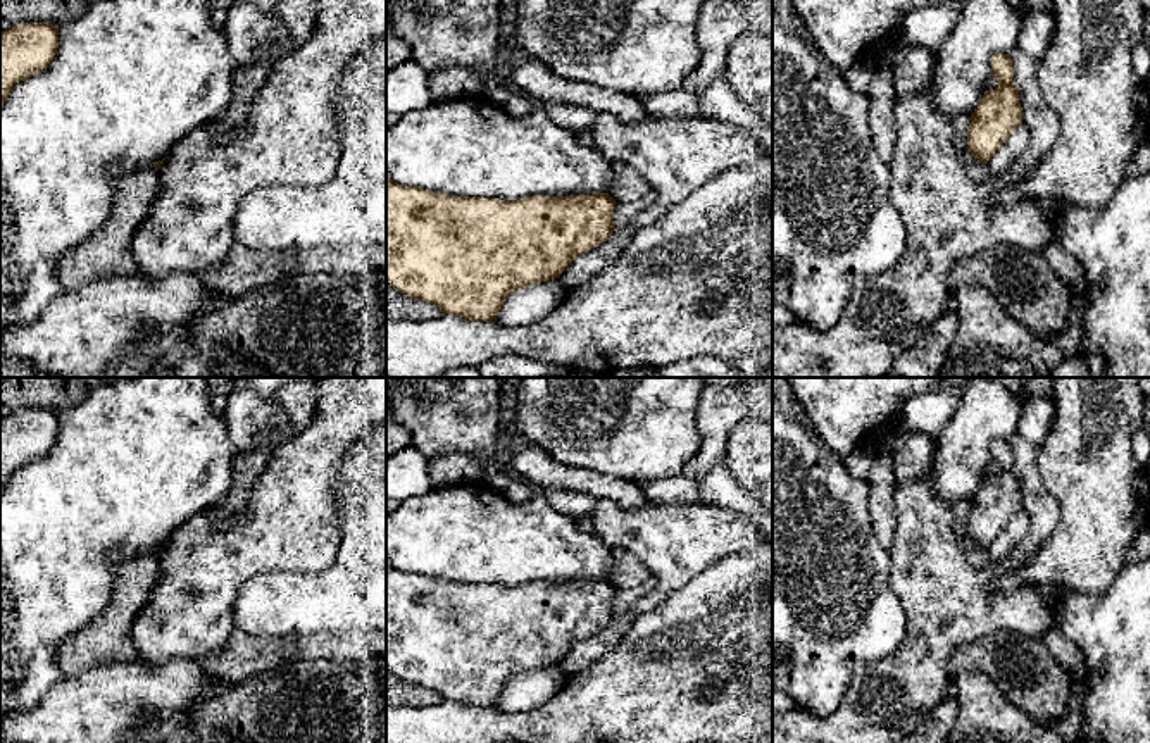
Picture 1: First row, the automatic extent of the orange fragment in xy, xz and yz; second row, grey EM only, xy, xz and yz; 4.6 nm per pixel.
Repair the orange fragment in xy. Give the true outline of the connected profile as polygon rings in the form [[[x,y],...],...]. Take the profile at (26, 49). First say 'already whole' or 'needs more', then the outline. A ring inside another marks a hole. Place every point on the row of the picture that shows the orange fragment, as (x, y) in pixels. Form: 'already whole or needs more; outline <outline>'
already whole; outline [[[21,22],[0,31],[0,107],[16,83],[48,67],[59,48],[59,26]]]

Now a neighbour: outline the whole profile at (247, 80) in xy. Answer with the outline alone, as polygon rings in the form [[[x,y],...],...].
[[[243,66],[233,74],[233,93],[228,109],[216,119],[219,124],[243,128],[248,121],[252,102],[266,84],[269,69],[264,66]]]

